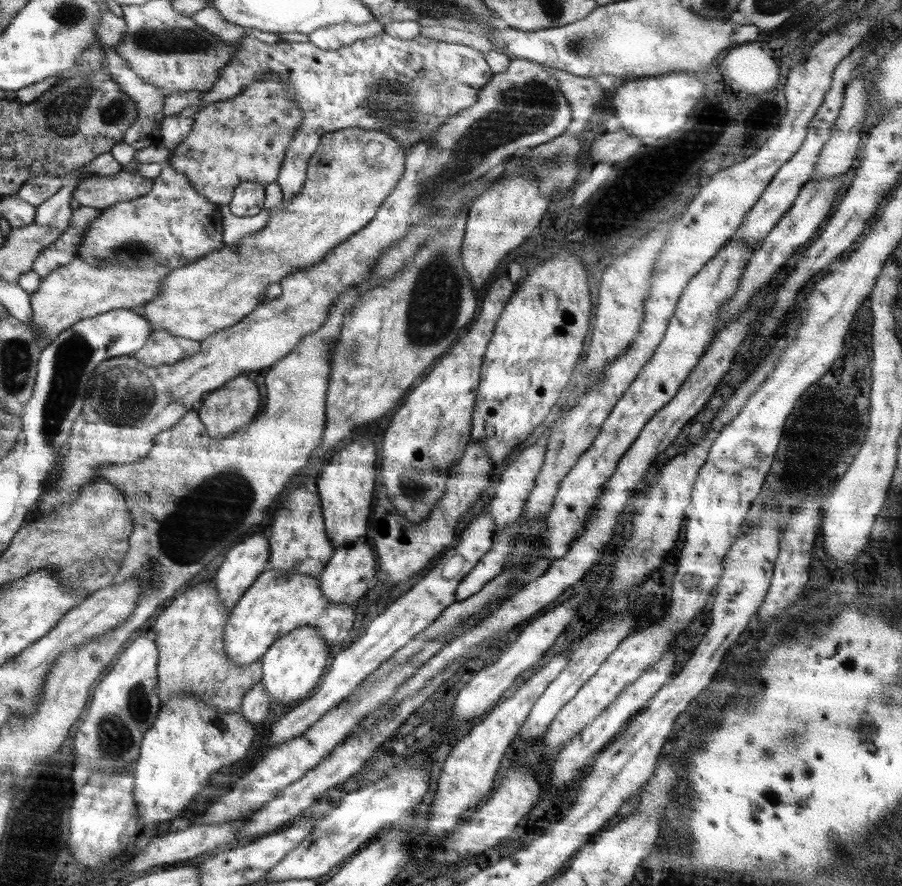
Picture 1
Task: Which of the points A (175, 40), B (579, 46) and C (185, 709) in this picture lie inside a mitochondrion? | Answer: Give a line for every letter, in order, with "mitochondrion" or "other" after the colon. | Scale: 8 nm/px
A: mitochondrion
B: mitochondrion
C: other

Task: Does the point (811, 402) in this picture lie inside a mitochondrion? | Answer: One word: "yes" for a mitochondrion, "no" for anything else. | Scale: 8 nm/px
no

